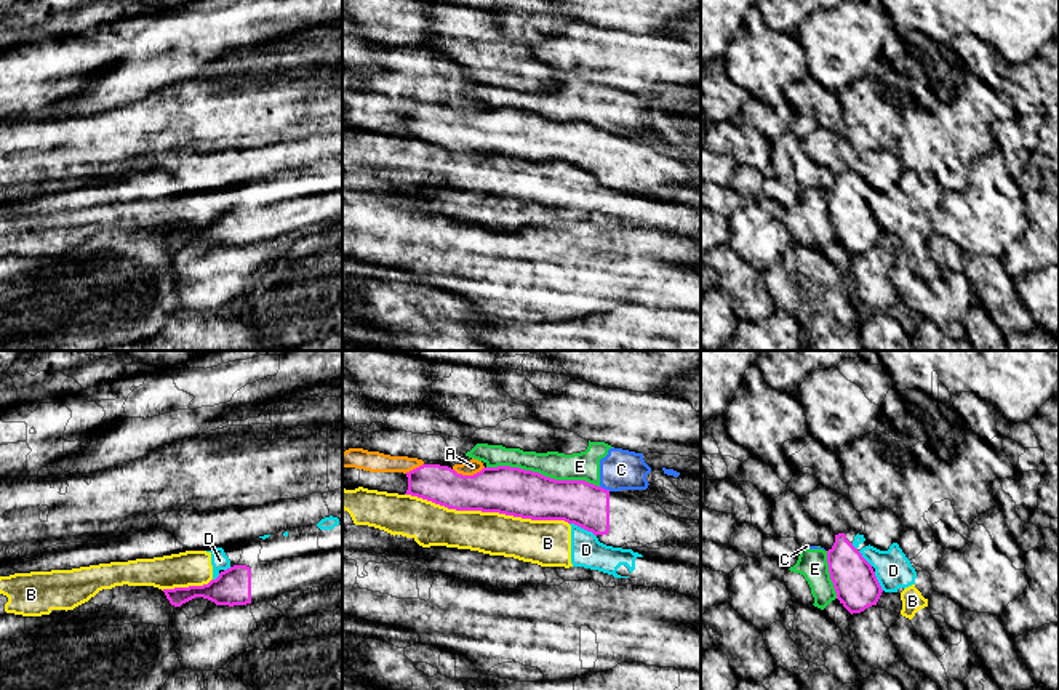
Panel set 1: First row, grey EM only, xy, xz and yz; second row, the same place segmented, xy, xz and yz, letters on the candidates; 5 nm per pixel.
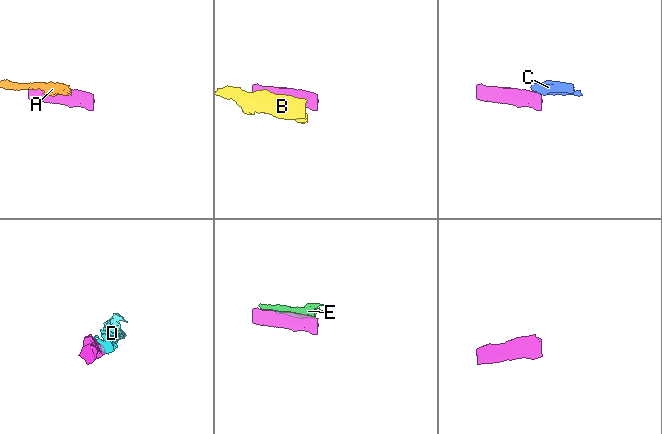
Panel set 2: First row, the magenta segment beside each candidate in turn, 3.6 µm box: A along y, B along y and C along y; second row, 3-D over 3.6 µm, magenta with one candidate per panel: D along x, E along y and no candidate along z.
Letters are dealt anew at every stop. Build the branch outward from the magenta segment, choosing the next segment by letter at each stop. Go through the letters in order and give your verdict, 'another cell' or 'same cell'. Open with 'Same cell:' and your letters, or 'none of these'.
Same cell: none of these
A: another cell
B: another cell
C: another cell
D: another cell
E: another cell

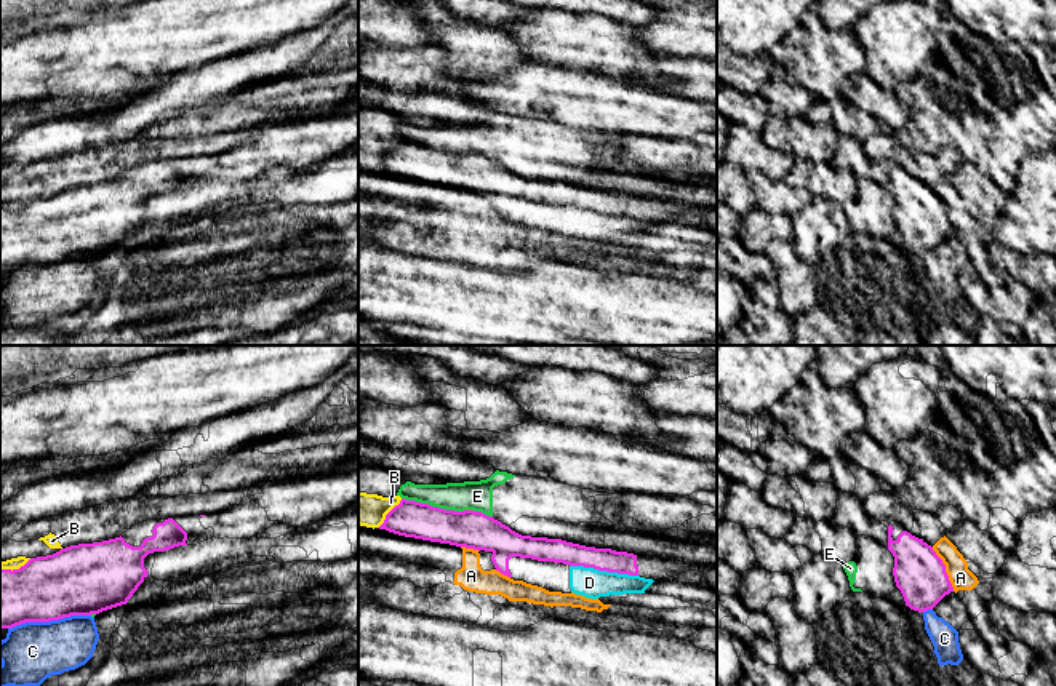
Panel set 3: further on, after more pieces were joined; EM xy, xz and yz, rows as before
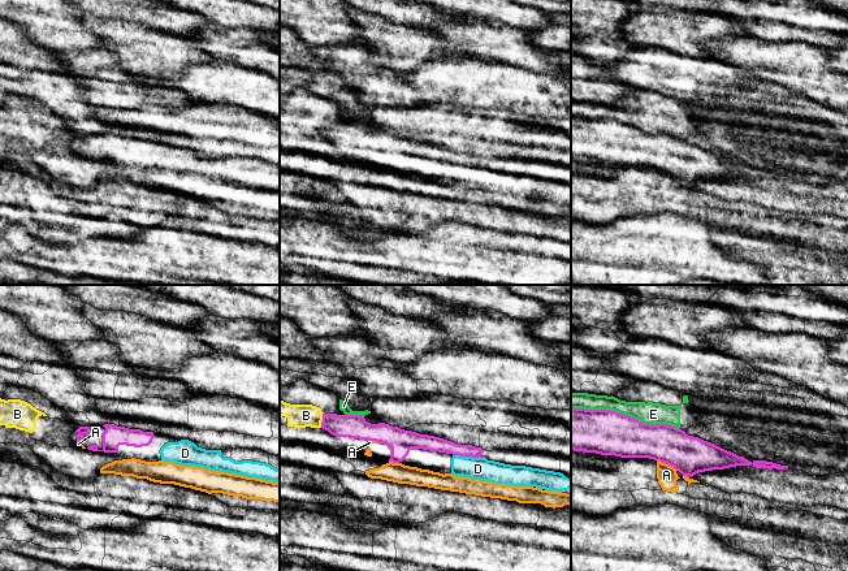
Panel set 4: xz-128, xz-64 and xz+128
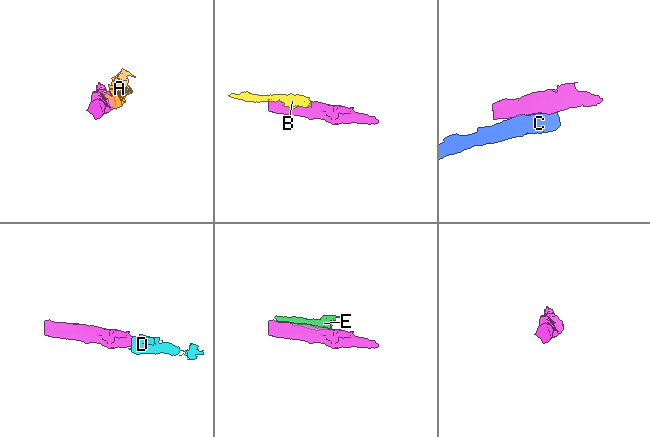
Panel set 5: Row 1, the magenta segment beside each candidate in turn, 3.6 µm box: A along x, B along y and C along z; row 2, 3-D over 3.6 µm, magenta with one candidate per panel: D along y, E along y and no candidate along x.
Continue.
Same cell: D
A: another cell
B: another cell
C: another cell
D: same cell
E: another cell

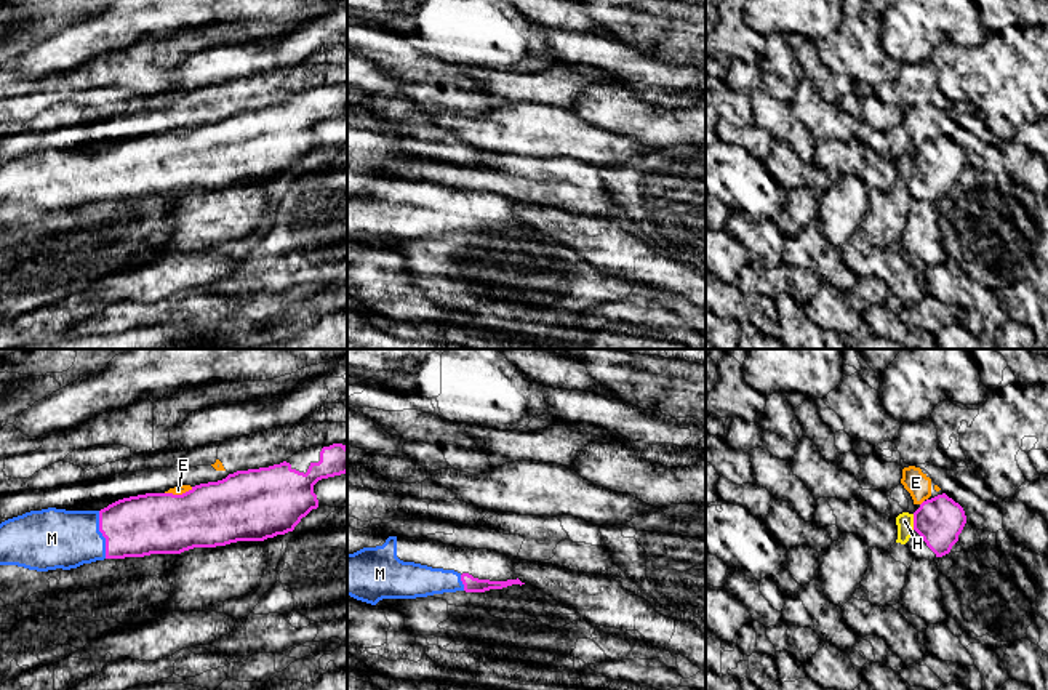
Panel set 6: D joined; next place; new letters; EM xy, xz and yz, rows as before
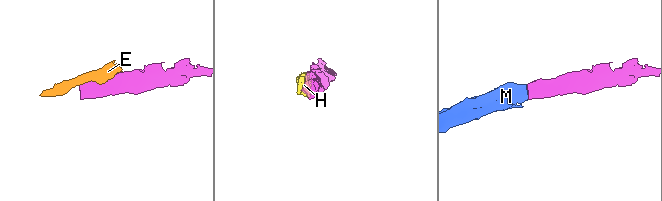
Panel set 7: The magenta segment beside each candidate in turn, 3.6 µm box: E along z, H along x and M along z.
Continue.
Same cell: M
E: another cell
H: another cell
M: same cell

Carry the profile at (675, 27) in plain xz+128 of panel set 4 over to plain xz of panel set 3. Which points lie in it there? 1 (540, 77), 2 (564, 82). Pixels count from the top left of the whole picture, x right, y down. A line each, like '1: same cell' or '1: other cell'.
1: other cell
2: other cell

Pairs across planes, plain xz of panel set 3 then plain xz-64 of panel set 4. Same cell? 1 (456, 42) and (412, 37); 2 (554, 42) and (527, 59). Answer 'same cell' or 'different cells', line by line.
1: same cell
2: same cell

